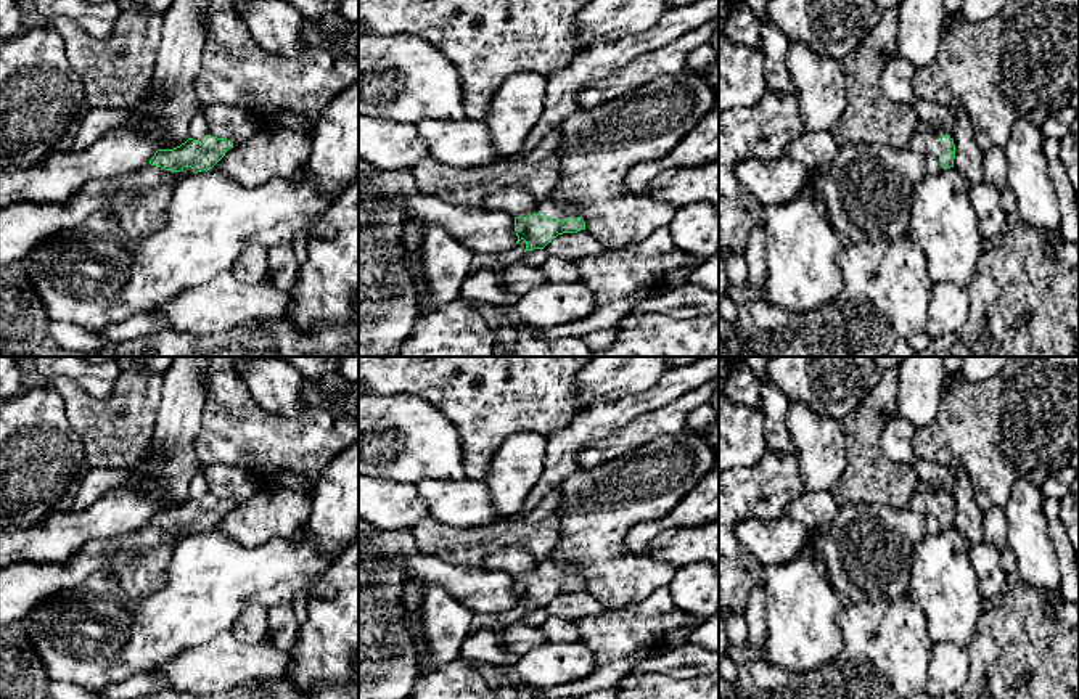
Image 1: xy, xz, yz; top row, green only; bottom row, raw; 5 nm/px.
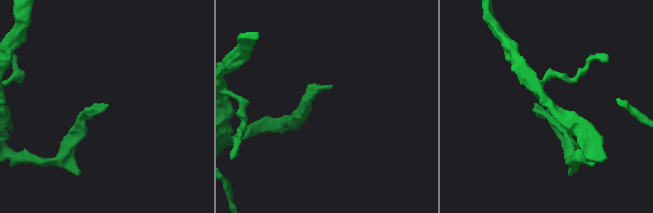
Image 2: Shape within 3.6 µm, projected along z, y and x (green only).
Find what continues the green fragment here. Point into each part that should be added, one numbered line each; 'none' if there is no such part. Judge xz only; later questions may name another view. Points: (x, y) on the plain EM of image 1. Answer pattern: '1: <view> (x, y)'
1: xz (550, 569)

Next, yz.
1: yz (923, 502)

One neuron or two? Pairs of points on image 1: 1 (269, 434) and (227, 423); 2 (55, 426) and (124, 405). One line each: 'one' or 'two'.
1: one
2: two

